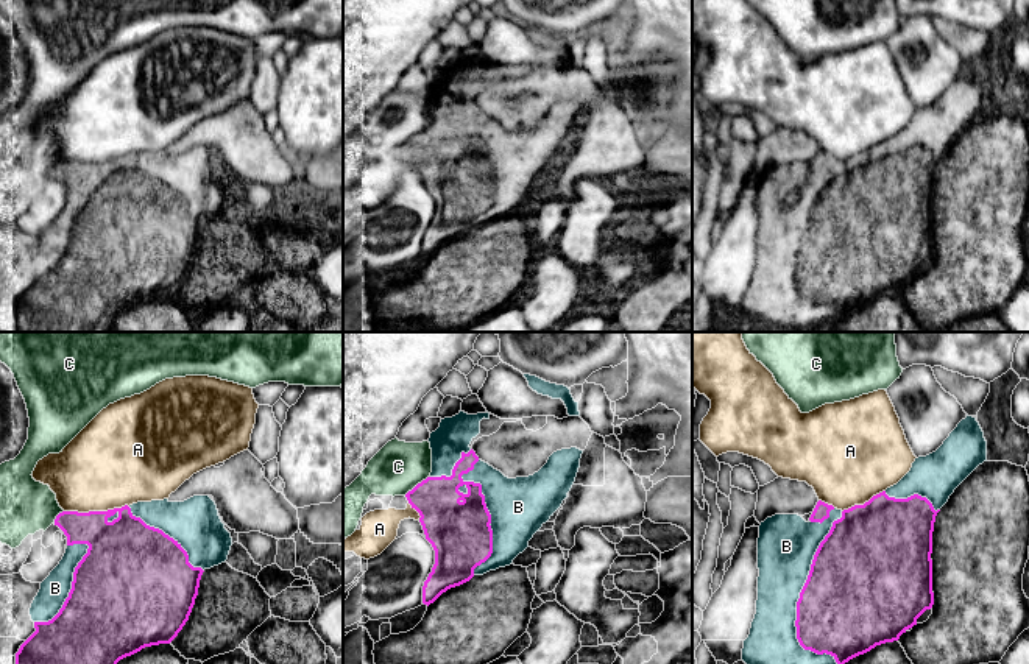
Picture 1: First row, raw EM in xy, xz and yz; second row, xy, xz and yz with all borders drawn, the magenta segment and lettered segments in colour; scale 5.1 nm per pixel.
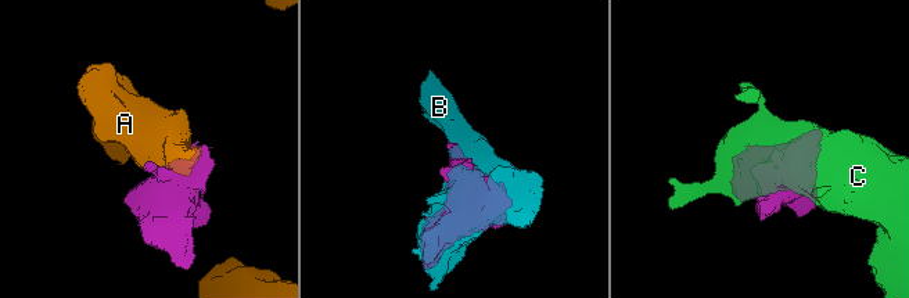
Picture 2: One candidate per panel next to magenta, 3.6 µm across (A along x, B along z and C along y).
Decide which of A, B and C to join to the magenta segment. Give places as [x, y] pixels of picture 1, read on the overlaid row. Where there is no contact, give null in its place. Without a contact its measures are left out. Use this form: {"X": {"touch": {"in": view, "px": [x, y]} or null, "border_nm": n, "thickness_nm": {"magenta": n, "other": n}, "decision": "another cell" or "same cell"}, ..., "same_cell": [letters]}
{"A": {"touch": {"in": "xy", "px": [95, 512]}, "border_nm": 340, "thickness_nm": {"magenta": 340, "other": 460}, "decision": "another cell"}, "B": {"touch": {"in": "yz", "px": [800, 596]}, "border_nm": 800, "thickness_nm": {"magenta": 500, "other": 280}, "decision": "same cell"}, "C": {"touch": {"in": "xz", "px": [418, 483]}, "border_nm": 170, "thickness_nm": {"magenta": 260, "other": 260}, "decision": "another cell"}, "same_cell": ["B"]}

